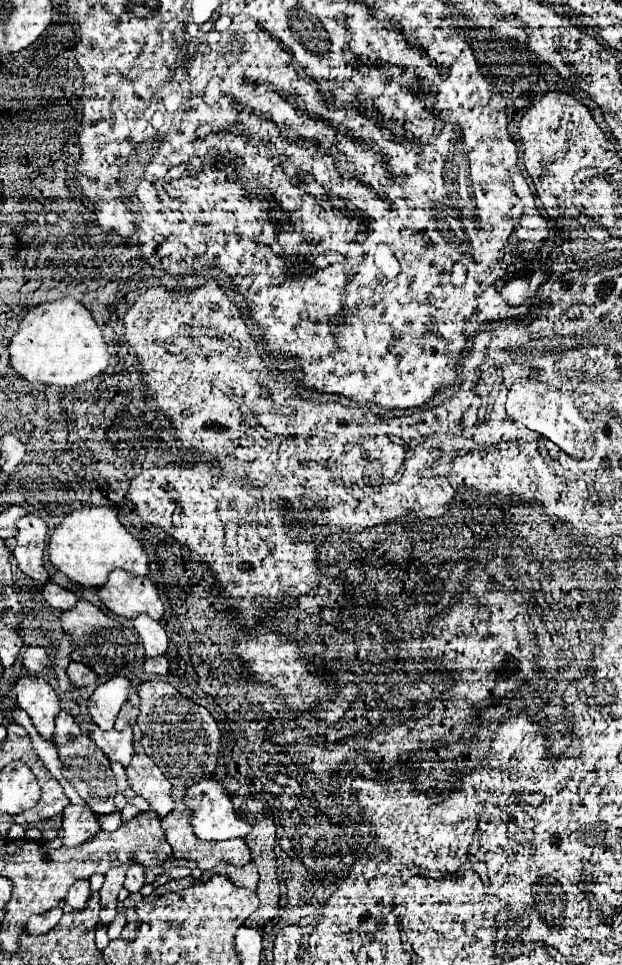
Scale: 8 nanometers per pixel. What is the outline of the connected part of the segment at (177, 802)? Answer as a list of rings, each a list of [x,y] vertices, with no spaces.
[[[173,788],[172,797],[174,797],[174,809],[162,819],[162,829],[164,829],[164,837],[166,841],[170,843],[172,851],[174,851],[174,857],[176,859],[192,859],[196,861],[198,869],[200,871],[210,871],[214,865],[218,865],[220,861],[226,861],[226,863],[232,863],[232,865],[246,865],[250,863],[250,851],[244,843],[244,839],[231,839],[223,841],[204,841],[198,839],[192,829],[190,829],[190,813],[186,813],[184,809],[184,796],[186,795],[186,789]]]

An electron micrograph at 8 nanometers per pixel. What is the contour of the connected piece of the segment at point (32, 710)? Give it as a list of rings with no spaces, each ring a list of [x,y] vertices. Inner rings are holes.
[[[36,675],[22,677],[16,683],[16,703],[28,713],[36,731],[46,741],[54,741],[54,717],[60,713],[60,699],[54,687]]]

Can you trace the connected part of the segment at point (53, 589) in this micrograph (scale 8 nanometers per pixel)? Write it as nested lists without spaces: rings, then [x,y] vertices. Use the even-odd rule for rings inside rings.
[[[46,581],[44,585],[40,585],[40,593],[42,593],[44,601],[48,601],[58,611],[68,611],[78,601],[78,597],[72,591],[66,591],[52,581]]]

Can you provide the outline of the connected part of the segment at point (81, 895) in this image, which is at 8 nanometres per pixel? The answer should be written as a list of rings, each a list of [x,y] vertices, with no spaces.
[[[76,881],[72,887],[70,887],[70,891],[68,891],[68,895],[66,895],[66,903],[72,907],[72,909],[84,909],[86,907],[86,901],[88,901],[88,897],[90,897],[90,881]]]

